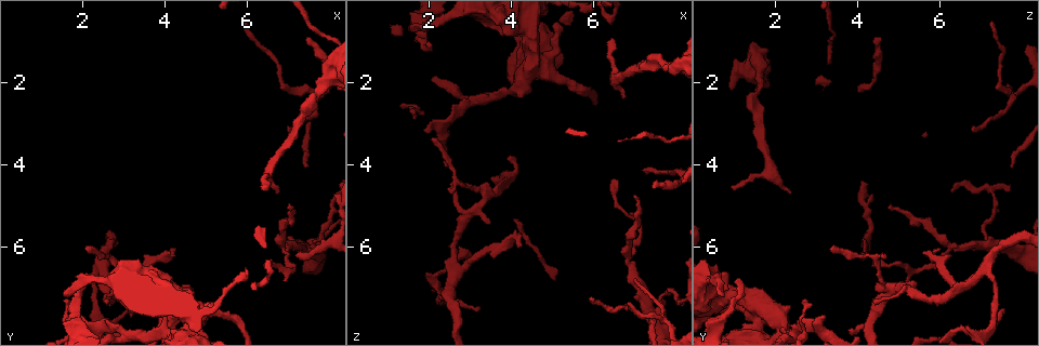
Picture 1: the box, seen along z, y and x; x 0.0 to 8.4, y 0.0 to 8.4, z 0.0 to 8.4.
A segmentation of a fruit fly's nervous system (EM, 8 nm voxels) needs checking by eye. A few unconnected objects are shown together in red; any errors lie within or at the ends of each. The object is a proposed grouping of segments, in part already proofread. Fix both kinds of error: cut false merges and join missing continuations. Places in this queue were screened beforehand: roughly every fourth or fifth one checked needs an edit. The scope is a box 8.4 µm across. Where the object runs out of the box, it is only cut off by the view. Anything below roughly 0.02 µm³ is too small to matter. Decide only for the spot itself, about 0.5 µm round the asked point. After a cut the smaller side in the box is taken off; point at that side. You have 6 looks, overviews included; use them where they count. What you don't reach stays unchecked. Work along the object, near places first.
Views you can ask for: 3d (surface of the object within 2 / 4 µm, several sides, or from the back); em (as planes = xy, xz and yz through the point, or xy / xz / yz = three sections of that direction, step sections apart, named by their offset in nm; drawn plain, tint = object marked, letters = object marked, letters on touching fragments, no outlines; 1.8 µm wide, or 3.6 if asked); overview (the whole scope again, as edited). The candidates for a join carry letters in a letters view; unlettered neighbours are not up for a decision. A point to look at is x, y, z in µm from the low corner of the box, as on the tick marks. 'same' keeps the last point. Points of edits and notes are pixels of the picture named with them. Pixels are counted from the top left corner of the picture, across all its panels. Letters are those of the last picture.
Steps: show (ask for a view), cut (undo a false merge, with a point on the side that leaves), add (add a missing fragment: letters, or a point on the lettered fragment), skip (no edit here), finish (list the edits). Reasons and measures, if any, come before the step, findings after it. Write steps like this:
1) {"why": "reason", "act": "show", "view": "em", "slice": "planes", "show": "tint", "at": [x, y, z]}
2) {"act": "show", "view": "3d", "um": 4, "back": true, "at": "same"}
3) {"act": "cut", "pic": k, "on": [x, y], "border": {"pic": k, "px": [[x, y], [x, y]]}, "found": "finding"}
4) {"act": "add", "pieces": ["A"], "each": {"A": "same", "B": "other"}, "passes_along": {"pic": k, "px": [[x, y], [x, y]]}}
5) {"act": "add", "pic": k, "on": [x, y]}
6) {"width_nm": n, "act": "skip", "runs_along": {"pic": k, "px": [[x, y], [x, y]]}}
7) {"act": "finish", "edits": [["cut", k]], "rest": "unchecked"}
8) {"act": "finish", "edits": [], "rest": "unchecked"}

{"why": "tapers out", "act": "show", "view": "3d", "um": 4, "at": [2.00, 6.75, 1.10]}

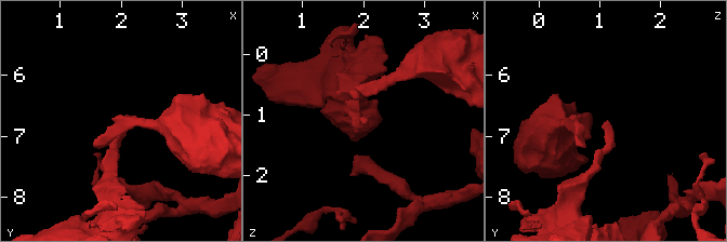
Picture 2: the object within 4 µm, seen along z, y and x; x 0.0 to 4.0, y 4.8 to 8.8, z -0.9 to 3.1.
{"act": "show", "view": "em", "slice": "xy", "step": 4, "show": "letters", "at": [2.05, 6.75, 1.15]}

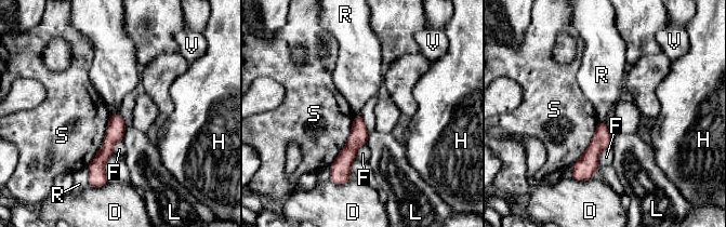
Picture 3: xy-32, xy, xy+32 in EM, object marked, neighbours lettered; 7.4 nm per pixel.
{"why": "another direction", "act": "show", "view": "em", "slice": "planes", "show": "letters", "at": "same"}

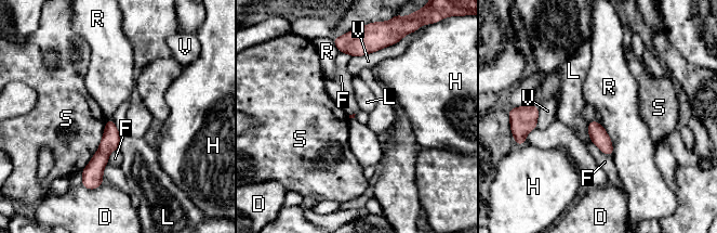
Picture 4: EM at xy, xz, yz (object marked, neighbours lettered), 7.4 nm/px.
{"act": "skip", "each": {"D": "other", "F": "other", "H": "other", "L": "other", "R": "other", "S": "other", "V": "other"}, "runs_along": {"pic": 4, "px": [[110, 121], [98, 181]]}, "found": "none of them fits"}

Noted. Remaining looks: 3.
{"why": "sharp bend", "act": "show", "view": "3d", "um": 4, "back": true, "at": [4.55, 7.40, 1.50]}

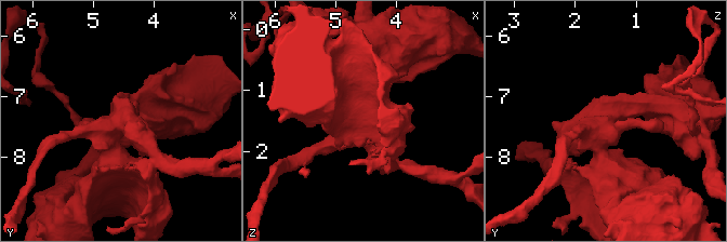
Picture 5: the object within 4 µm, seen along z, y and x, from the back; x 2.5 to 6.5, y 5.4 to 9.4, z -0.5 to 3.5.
{"act": "show", "view": "em", "slice": "planes", "show": "tint", "at": [4.50, 7.45, 1.55]}

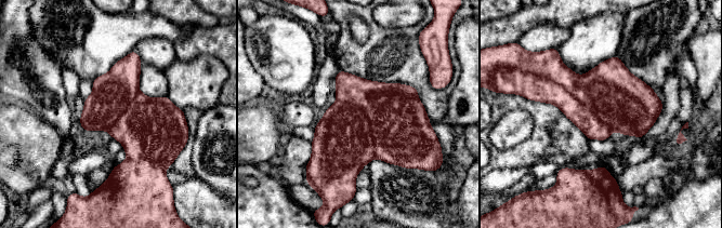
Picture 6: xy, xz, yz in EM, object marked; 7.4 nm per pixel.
{"why": "see the neighbours", "act": "show", "view": "em", "slice": "planes", "show": "letters", "at": "same"}

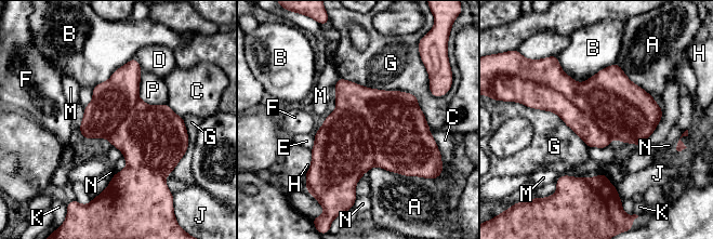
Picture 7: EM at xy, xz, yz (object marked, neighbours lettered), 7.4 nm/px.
{"act": "skip", "each": {"A": "other", "B": "other", "C": "other", "D": "other", "E": "other", "F": "other", "G": "other", "H": "other", "J": "other", "K": "other", "M": "other", "N": "other", "P": "other"}, "found": "continuous, no second neuron"}

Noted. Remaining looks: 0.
{"act": "finish", "edits": [], "rest": "unchecked"}

